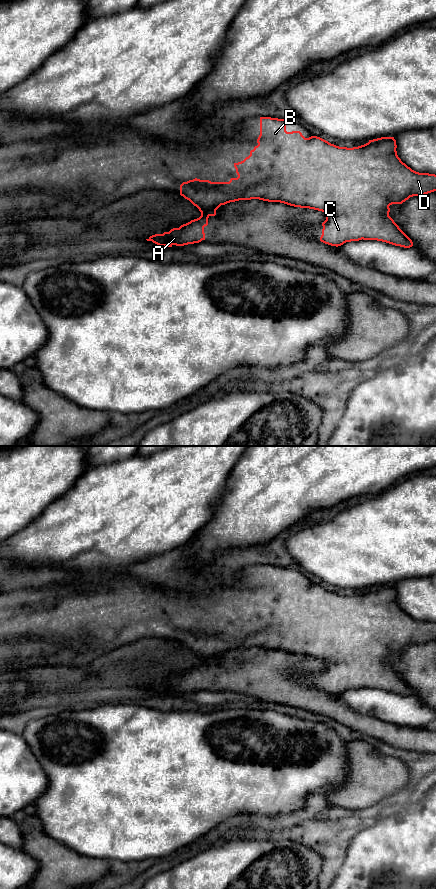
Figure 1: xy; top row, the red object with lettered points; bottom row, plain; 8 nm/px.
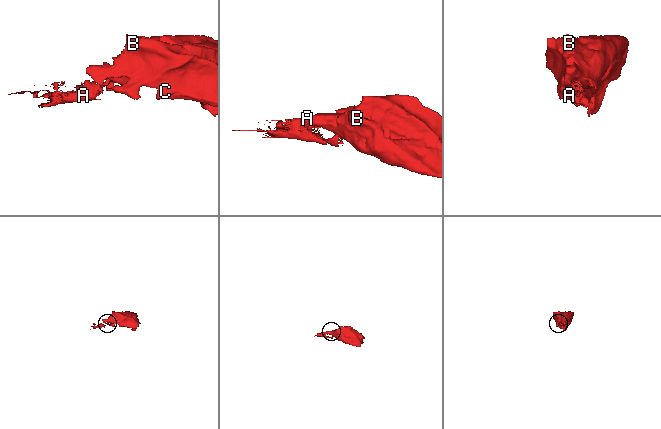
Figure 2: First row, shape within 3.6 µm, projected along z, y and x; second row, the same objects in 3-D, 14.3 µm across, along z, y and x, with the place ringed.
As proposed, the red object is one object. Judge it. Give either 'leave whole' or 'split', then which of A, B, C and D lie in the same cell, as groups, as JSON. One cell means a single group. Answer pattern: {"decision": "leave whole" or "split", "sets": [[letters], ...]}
{"decision": "split", "sets": [["A"], ["B", "C", "D"]]}

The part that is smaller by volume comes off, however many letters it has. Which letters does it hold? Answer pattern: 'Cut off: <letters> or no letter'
Cut off: A

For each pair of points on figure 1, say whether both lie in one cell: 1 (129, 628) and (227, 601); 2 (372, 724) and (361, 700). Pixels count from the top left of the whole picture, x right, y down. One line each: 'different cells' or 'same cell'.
1: same cell
2: different cells

